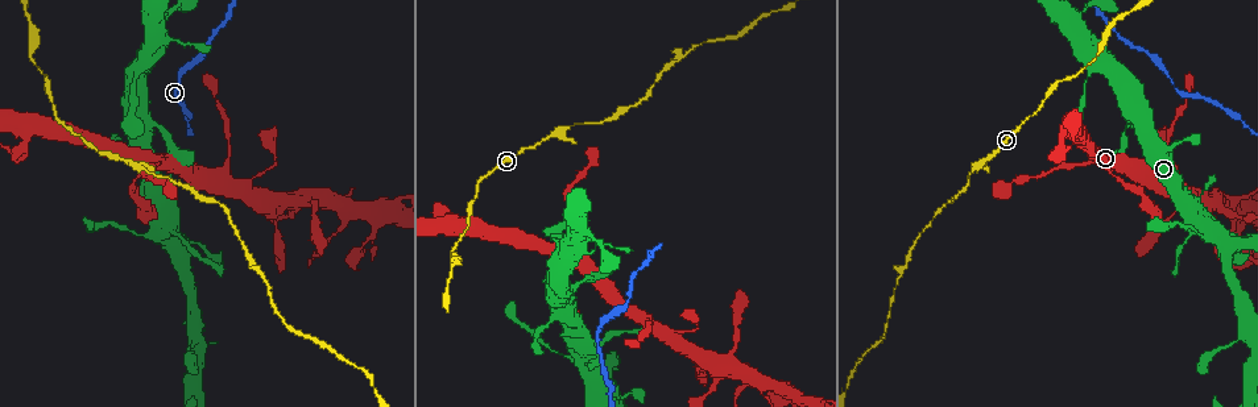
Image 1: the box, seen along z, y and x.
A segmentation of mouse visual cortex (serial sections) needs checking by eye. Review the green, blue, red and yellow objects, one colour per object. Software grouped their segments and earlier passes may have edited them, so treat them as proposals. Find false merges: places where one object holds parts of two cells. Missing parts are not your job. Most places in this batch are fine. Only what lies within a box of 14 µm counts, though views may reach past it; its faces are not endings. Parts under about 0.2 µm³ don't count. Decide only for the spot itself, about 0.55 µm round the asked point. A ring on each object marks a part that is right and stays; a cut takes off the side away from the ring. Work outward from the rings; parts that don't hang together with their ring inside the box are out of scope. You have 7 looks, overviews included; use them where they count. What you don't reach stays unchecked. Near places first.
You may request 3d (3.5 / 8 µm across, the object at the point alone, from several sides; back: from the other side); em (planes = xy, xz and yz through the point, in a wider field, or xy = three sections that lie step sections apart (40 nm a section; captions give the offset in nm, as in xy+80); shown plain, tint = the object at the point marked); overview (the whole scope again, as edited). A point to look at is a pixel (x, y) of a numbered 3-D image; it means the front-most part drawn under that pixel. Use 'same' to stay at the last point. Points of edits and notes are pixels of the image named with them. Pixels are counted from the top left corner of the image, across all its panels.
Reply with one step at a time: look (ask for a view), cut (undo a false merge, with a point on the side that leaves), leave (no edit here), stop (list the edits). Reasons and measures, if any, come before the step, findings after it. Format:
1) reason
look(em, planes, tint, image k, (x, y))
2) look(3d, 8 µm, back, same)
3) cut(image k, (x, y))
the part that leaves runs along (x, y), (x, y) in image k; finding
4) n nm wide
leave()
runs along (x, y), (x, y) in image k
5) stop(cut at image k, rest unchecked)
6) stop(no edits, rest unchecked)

sudden change in width
look(3d, 8 µm, image 1, (1097, 67))

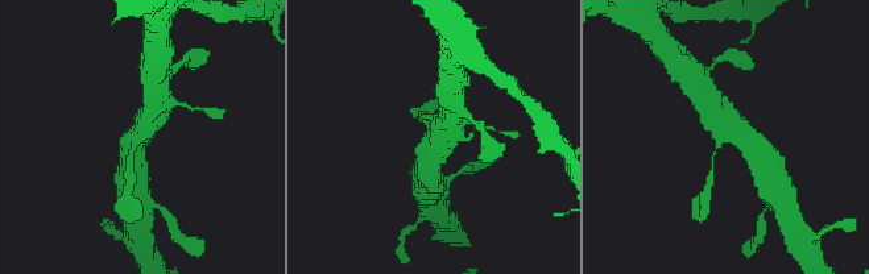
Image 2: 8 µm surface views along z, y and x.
shape alone is not enough
look(em, xy, step 1, tint, image 2, (138, 136))

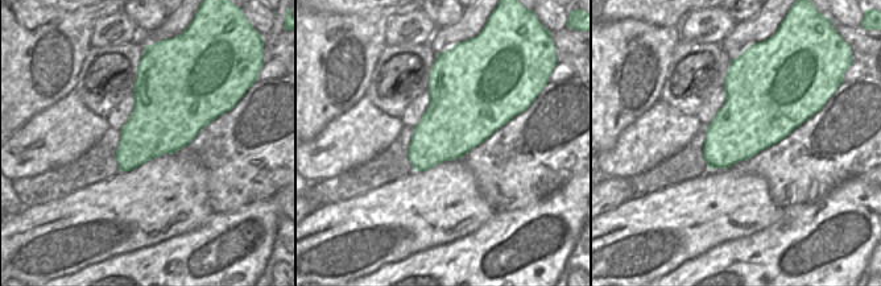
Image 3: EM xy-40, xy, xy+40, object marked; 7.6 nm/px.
500 nm wide
leave()
runs along (764, 154), (733, 127), (714, 103) in image 2; continuous, no second cell

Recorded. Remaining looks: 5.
narrows sharply
look(3d, 3.5 µm, image 1, (158, 176))

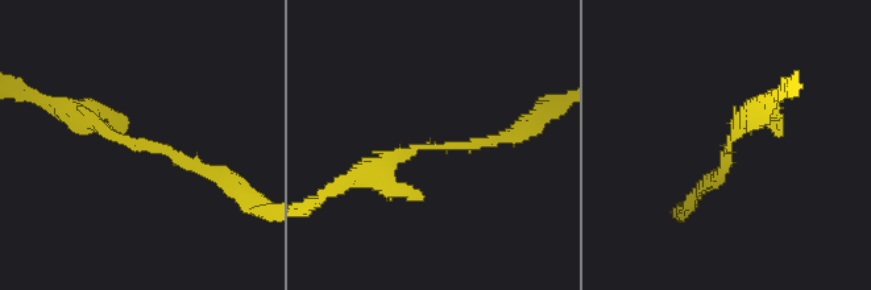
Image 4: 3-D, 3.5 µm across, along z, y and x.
arms of 150, 300 nm
leave()
runs along (57, 103), (207, 172) in image 4; continuous, no second cell

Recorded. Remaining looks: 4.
four-way junction
look(3d, 3.5 µm, image 1, (729, 358))

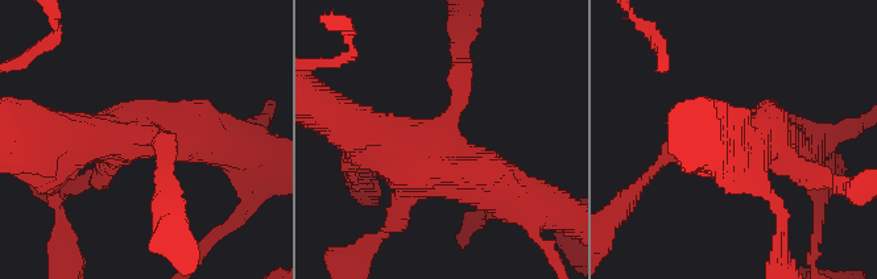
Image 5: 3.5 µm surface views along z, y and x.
look(em, xy, step 1, tint, image 5, (441, 142))

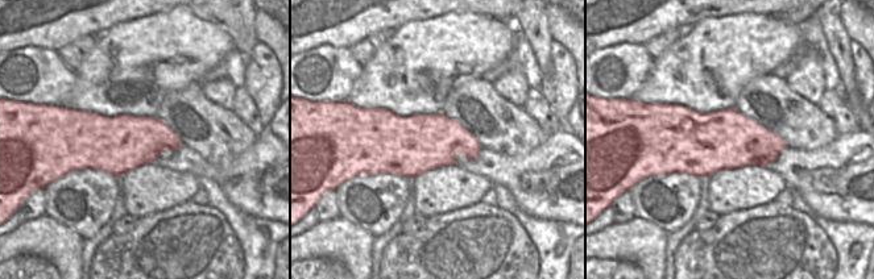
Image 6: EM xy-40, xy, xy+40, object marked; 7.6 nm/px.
leave()
all the same cell

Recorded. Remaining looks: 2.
stop(no edits, rest unchecked)

